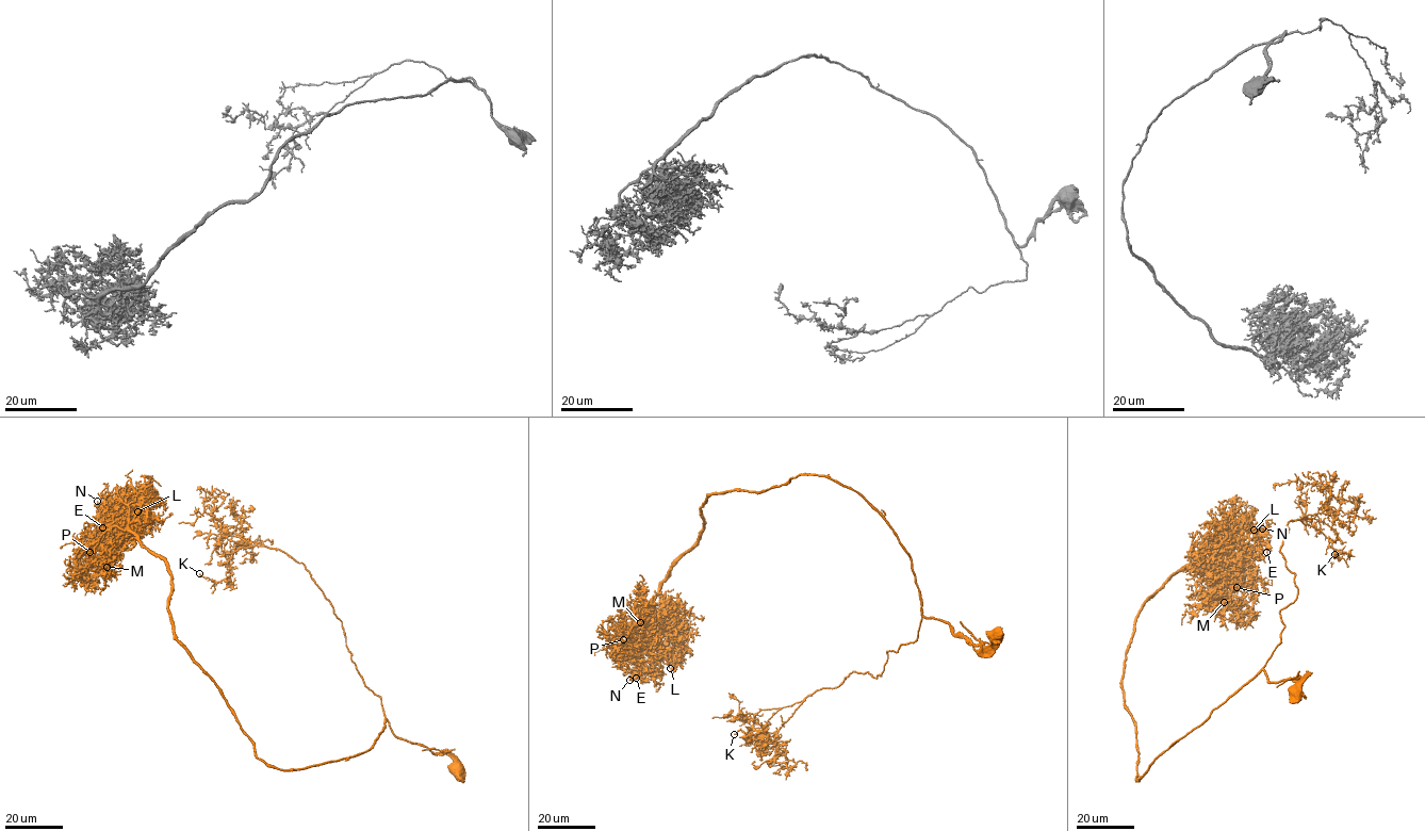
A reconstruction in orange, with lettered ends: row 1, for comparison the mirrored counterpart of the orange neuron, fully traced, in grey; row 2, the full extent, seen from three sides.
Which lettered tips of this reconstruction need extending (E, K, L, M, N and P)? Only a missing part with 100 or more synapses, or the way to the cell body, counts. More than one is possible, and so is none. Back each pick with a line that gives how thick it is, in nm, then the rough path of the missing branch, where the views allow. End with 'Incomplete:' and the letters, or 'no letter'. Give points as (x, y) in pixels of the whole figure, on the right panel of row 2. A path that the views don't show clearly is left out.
P: calibre 170 nm; course (1237, 587), (1242, 591), (1259, 590), (1259, 584)
Incomplete: P

